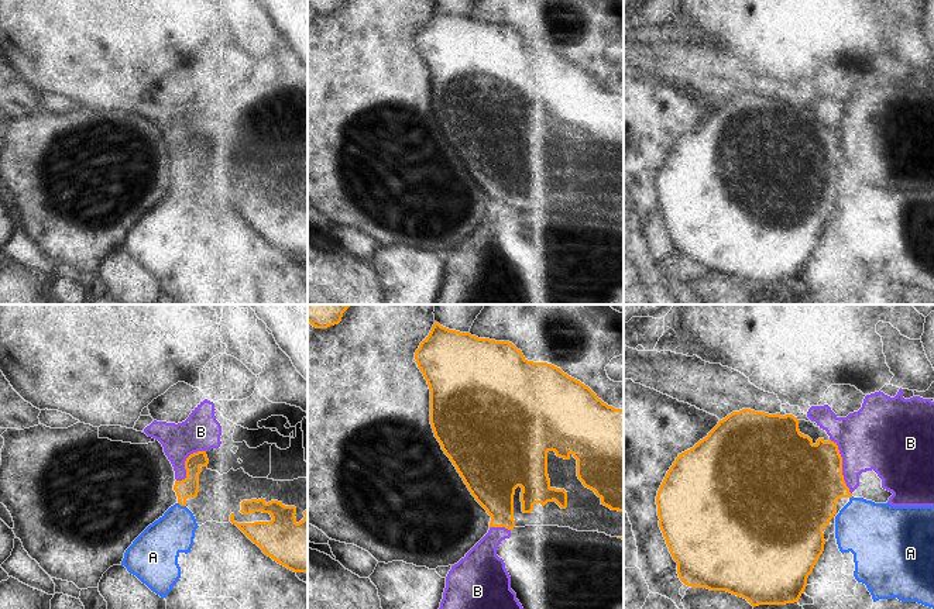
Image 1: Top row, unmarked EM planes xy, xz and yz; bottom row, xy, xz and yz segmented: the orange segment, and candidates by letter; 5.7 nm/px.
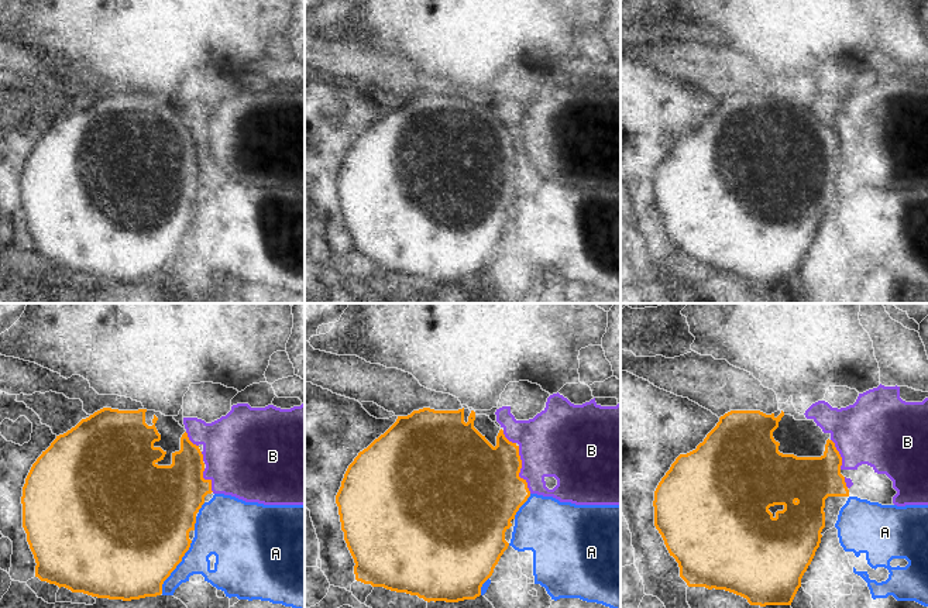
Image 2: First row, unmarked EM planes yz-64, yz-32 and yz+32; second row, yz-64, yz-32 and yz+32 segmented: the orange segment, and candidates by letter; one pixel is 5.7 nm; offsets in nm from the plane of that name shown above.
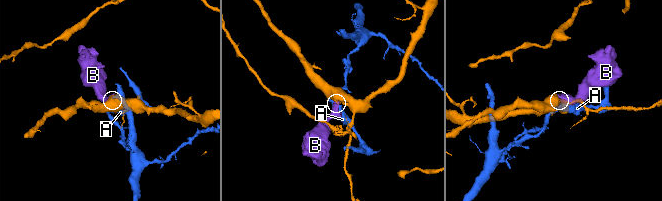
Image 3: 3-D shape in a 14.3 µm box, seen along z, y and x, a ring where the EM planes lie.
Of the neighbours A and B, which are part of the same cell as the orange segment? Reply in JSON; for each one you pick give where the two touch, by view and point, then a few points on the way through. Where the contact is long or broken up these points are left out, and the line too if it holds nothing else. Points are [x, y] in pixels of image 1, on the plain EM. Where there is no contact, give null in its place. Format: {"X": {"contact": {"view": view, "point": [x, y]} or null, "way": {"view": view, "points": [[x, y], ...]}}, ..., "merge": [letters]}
{"merge": []}

